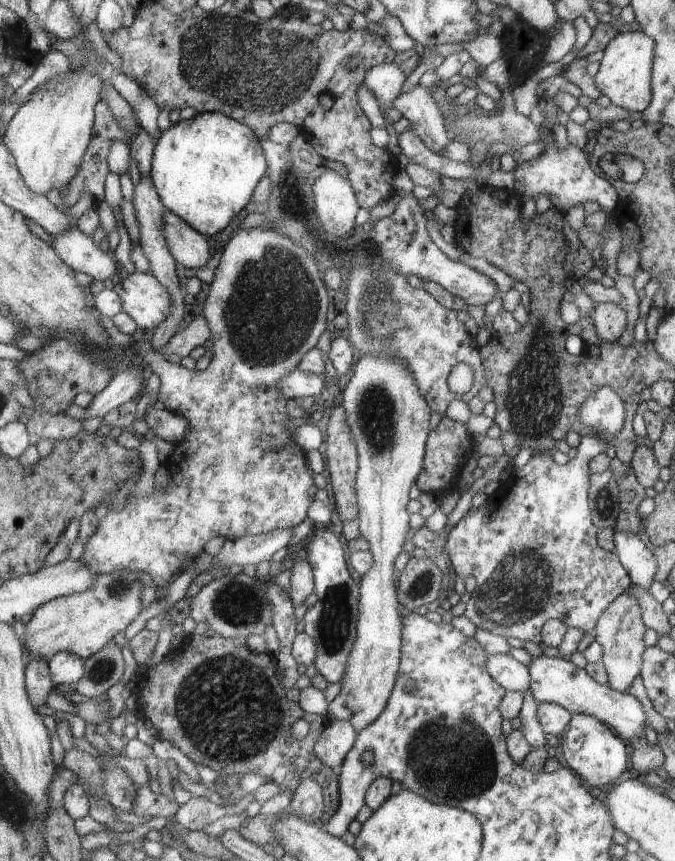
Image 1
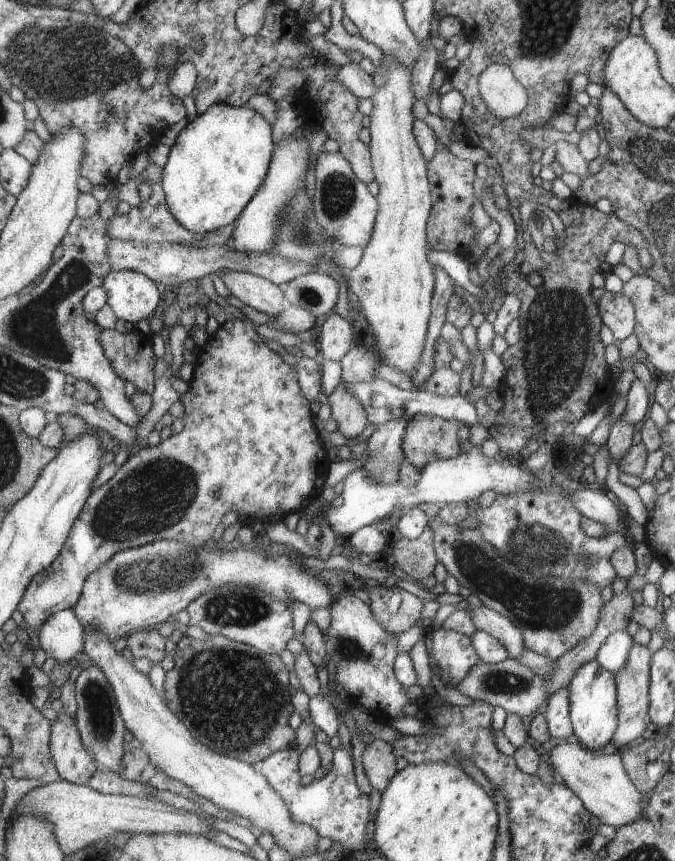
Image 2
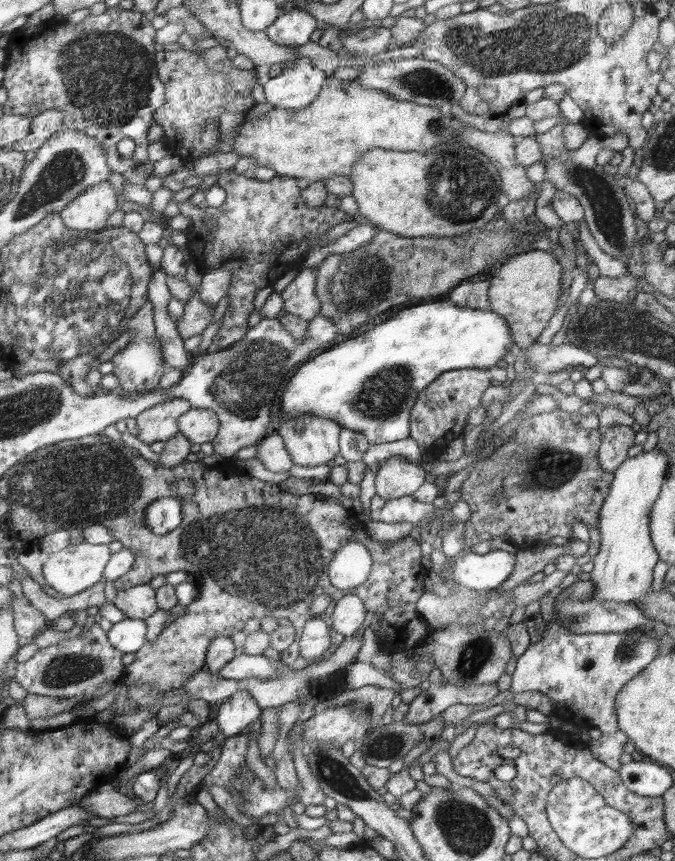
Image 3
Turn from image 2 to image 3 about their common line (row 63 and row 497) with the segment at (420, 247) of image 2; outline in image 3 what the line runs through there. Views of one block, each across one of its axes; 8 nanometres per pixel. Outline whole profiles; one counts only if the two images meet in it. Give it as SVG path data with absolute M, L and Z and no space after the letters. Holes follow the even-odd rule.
M390 457L376 464L376 496L385 501L412 495L426 482L426 470L404 457Z

